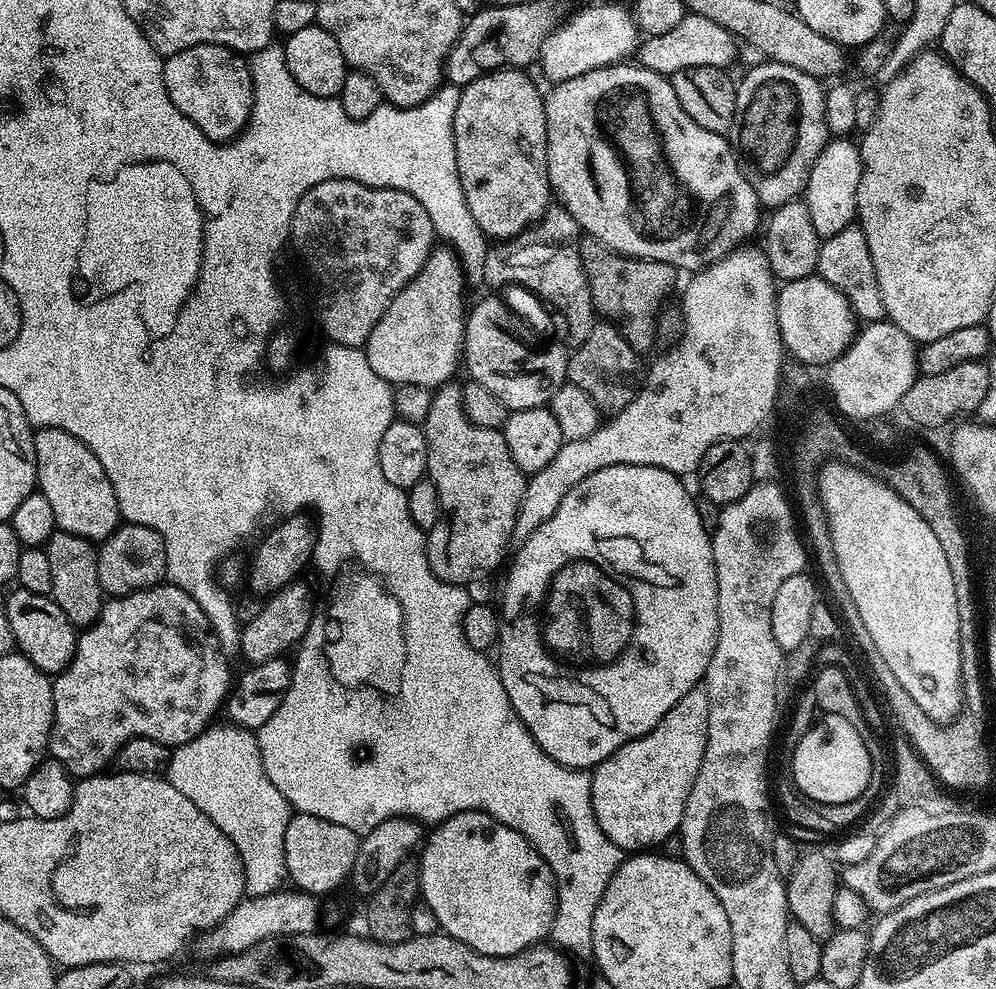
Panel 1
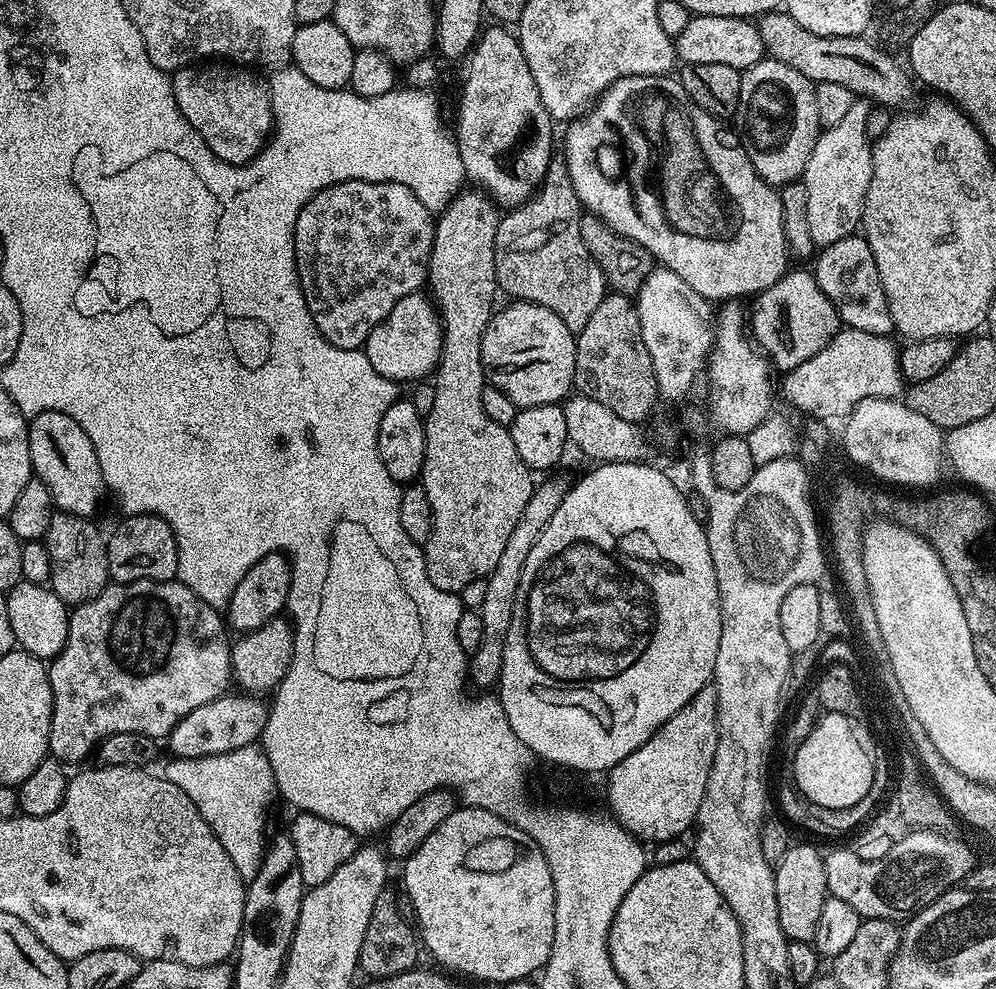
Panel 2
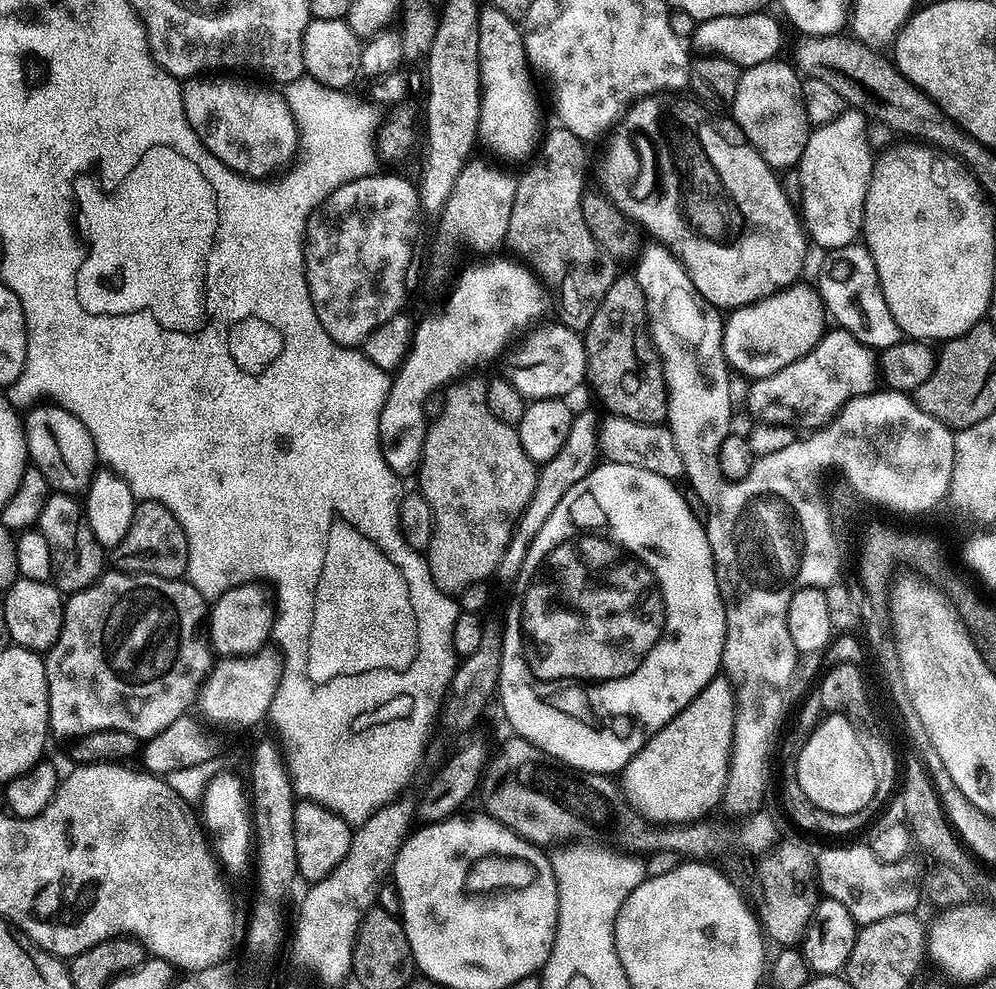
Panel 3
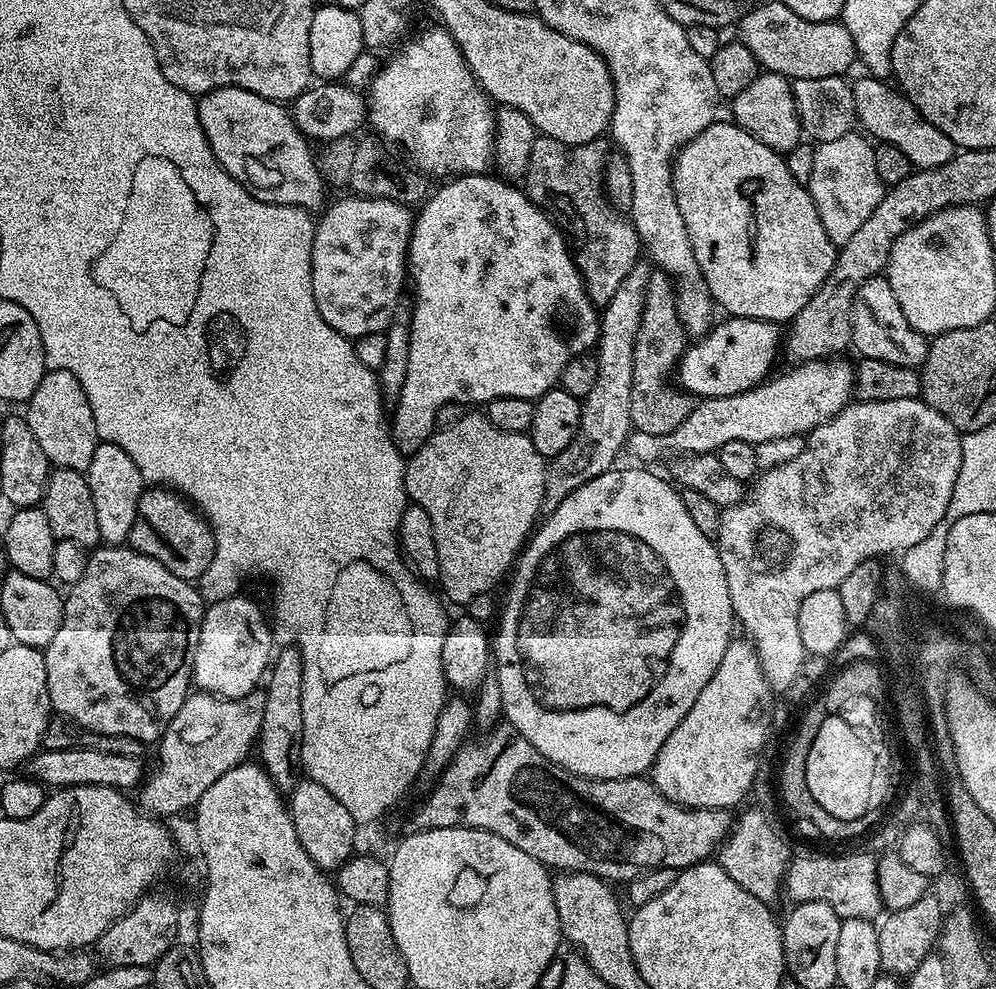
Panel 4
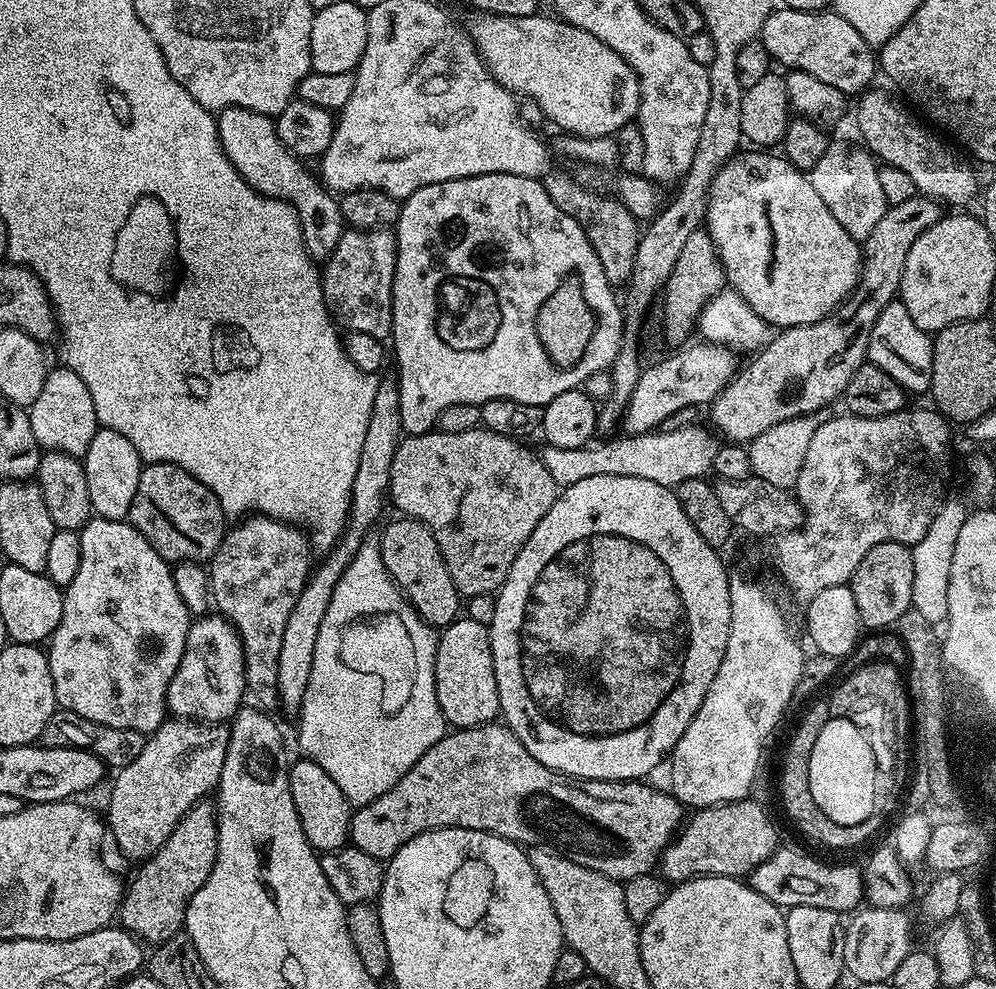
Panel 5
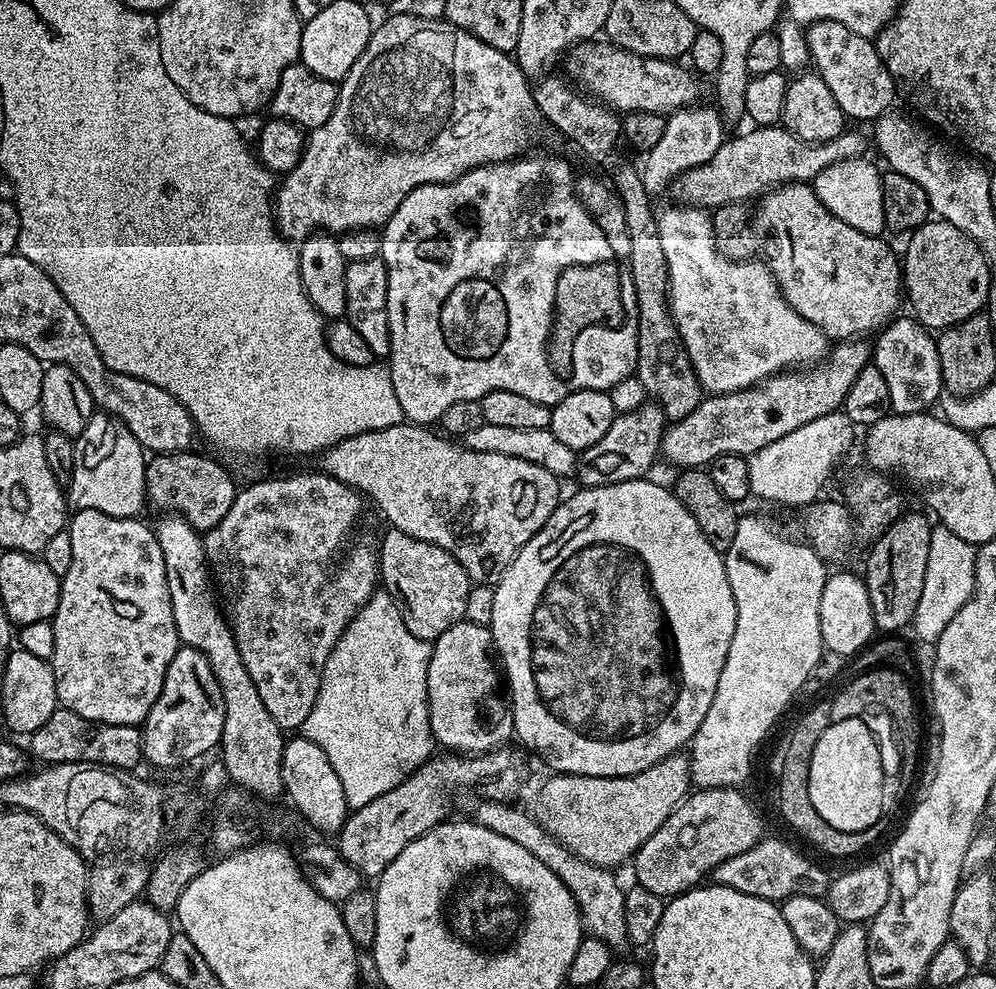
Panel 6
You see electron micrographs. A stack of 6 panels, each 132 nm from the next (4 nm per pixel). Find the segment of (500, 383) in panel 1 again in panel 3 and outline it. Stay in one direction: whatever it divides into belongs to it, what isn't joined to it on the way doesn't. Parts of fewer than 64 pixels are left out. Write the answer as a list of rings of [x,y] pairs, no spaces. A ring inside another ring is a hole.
[[[559,322],[554,326],[525,342],[524,349],[516,360],[516,369],[510,373],[513,386],[529,402],[571,397],[571,392],[580,383],[585,383],[588,374],[588,355],[584,349],[583,335]]]

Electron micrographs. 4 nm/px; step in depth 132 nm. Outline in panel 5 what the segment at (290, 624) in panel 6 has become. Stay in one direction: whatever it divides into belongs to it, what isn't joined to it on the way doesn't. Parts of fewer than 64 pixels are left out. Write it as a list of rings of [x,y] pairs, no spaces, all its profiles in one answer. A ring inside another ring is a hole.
[[[249,515],[227,529],[207,565],[210,600],[215,611],[229,620],[240,636],[244,651],[244,686],[249,697],[265,710],[272,710],[279,705],[278,694],[278,653],[282,647],[282,633],[290,619],[290,610],[298,602],[313,567],[314,549],[309,537],[295,524],[286,524],[282,520],[272,520],[269,516]]]

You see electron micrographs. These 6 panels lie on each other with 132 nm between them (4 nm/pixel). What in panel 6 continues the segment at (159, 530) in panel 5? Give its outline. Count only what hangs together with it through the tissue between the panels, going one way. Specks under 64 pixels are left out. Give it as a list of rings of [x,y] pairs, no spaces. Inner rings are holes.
[[[196,450],[187,452],[162,452],[153,455],[147,461],[146,486],[147,499],[165,513],[181,516],[197,532],[208,532],[234,506],[238,483],[216,460],[208,456],[199,456]]]

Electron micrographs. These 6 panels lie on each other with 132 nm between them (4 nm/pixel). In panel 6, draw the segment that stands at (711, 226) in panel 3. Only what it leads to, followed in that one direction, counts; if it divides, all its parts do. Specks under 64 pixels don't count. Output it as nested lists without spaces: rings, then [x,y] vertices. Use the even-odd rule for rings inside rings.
[[[808,182],[803,184],[782,184],[779,188],[773,188],[759,197],[756,206],[757,208],[754,208],[754,228],[755,231],[757,228],[764,235],[764,241],[760,244],[761,254],[759,253],[759,255],[777,280],[777,285],[780,287],[780,292],[786,302],[802,318],[806,318],[806,321],[813,323],[818,330],[824,332],[829,341],[839,342],[853,338],[864,338],[869,335],[867,332],[872,332],[871,334],[879,333],[880,329],[889,324],[899,313],[896,311],[900,308],[900,300],[902,304],[902,264],[897,253],[895,256],[892,253],[891,246],[884,241],[885,237],[883,235],[862,234],[862,230],[854,230],[854,226],[846,226],[846,222],[842,222],[842,218],[834,218],[834,214],[830,214],[830,210],[826,210],[826,206],[822,206],[818,194],[813,190],[811,183]]]

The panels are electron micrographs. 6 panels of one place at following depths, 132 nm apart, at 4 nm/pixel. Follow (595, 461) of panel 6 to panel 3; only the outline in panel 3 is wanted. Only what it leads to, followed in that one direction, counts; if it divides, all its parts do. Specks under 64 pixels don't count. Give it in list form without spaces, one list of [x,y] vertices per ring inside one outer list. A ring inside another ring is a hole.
[[[798,282],[783,292],[768,296],[757,304],[731,309],[724,322],[724,357],[728,359],[729,369],[733,373],[741,372],[742,375],[748,376],[749,381],[778,374],[778,370],[790,366],[790,362],[798,362],[798,358],[810,354],[810,350],[818,346],[826,331],[824,320],[826,321],[826,309],[823,298],[815,287],[807,288],[804,282]]]

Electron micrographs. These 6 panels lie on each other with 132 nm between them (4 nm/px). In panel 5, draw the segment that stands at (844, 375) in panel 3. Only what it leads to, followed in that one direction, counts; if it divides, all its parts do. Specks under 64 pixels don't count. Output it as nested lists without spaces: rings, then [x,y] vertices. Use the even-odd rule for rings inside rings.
[[[695,422],[682,426],[678,430],[664,428],[654,432],[643,432],[640,436],[622,434],[619,435],[621,437],[618,440],[612,440],[616,438],[605,439],[608,441],[605,444],[598,445],[597,448],[592,448],[593,446],[559,448],[553,444],[548,444],[544,446],[544,449],[539,449],[538,455],[542,466],[546,466],[546,470],[550,470],[550,478],[554,478],[554,482],[561,489],[569,488],[574,482],[582,482],[582,478],[621,476],[622,478],[646,478],[646,482],[658,482],[662,487],[674,490],[690,478],[704,478],[712,472],[712,463],[718,447],[718,440],[707,427],[704,429],[700,424],[700,422]]]

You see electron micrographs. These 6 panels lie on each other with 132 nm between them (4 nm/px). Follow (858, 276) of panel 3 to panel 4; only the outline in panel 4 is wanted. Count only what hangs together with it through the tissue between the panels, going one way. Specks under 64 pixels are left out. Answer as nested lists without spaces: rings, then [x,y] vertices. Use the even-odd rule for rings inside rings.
[[[883,275],[871,276],[856,291],[852,307],[852,343],[863,359],[878,358],[882,362],[890,362],[896,366],[919,369],[928,353],[929,341],[918,330],[906,322],[906,314],[902,314],[902,306],[898,306],[898,298],[894,298],[894,290],[890,290],[890,282]]]

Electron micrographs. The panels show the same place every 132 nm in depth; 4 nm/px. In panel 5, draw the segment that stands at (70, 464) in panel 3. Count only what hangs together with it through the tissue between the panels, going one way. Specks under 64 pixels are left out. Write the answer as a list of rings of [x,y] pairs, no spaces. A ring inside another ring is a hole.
[[[56,366],[49,371],[46,382],[42,382],[42,391],[28,408],[30,426],[34,429],[34,438],[38,438],[41,449],[49,452],[61,452],[81,458],[90,450],[90,442],[98,431],[94,414],[94,398],[86,390],[86,382],[74,374],[74,370]]]

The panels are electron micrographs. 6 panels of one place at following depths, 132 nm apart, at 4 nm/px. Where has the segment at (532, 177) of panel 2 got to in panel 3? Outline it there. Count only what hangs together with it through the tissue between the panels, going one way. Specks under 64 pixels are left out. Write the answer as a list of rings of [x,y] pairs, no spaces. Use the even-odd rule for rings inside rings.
[[[488,2],[478,14],[478,58],[480,59],[479,135],[496,151],[518,160],[531,157],[538,144],[536,98],[528,81],[530,61],[524,49],[521,25]]]

